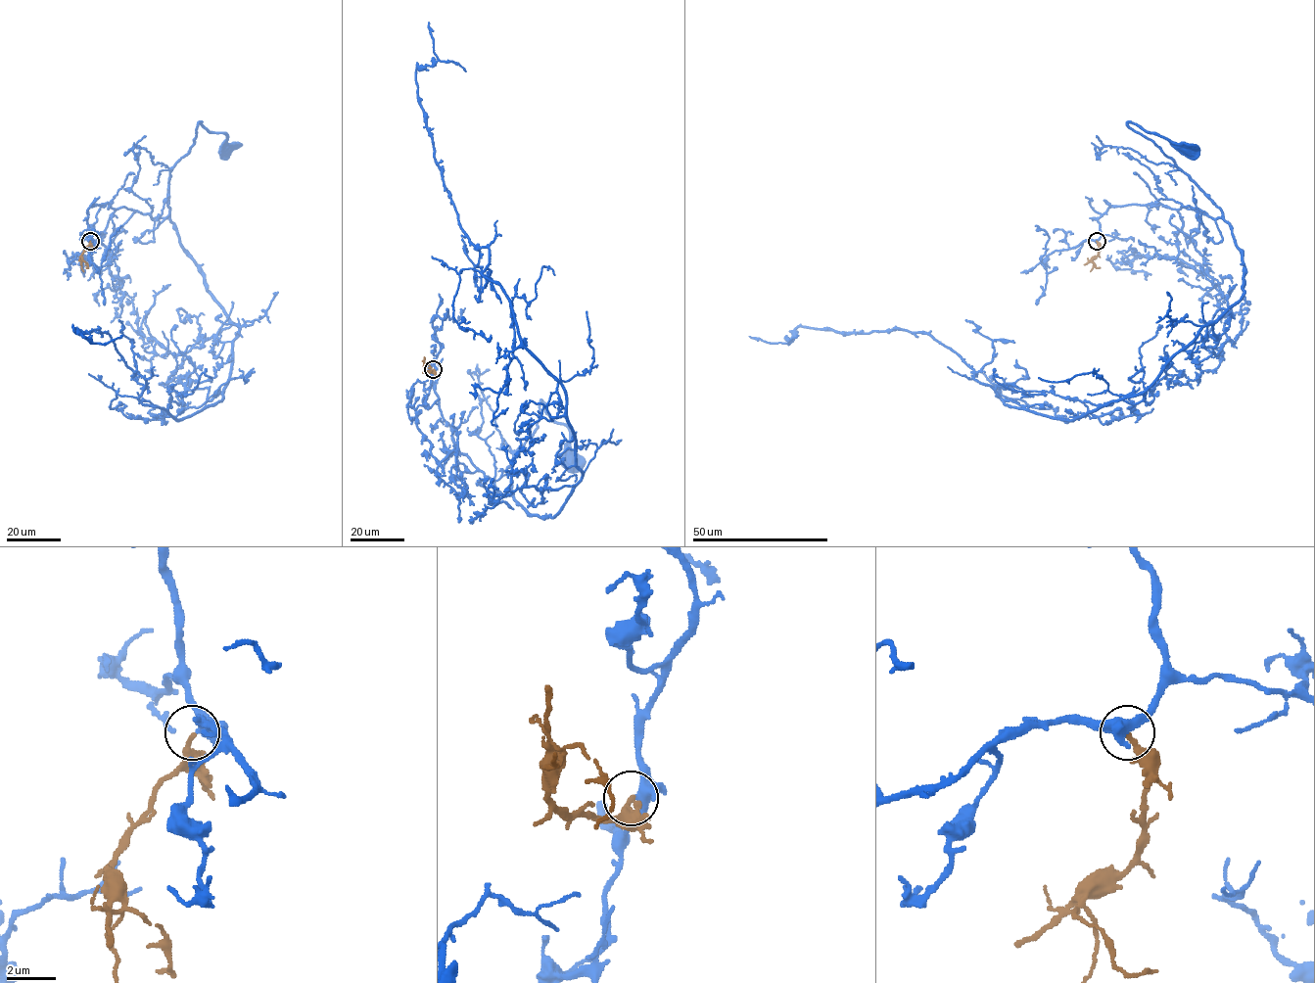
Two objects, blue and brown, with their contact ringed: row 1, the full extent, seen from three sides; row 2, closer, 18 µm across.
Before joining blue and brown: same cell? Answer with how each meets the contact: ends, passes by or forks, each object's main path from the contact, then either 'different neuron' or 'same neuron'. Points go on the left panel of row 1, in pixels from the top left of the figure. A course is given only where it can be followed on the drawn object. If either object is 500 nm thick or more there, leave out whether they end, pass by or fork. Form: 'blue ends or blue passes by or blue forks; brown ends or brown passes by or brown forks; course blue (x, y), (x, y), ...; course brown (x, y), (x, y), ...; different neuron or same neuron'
blue forks; brown ends; course blue (90, 241), (87, 209), (96, 204), (167, 217), (169, 169), (194, 144), (198, 123), (222, 132), (225, 150); course brown (90, 241), (81, 258), (87, 263), (86, 267); same neuron

